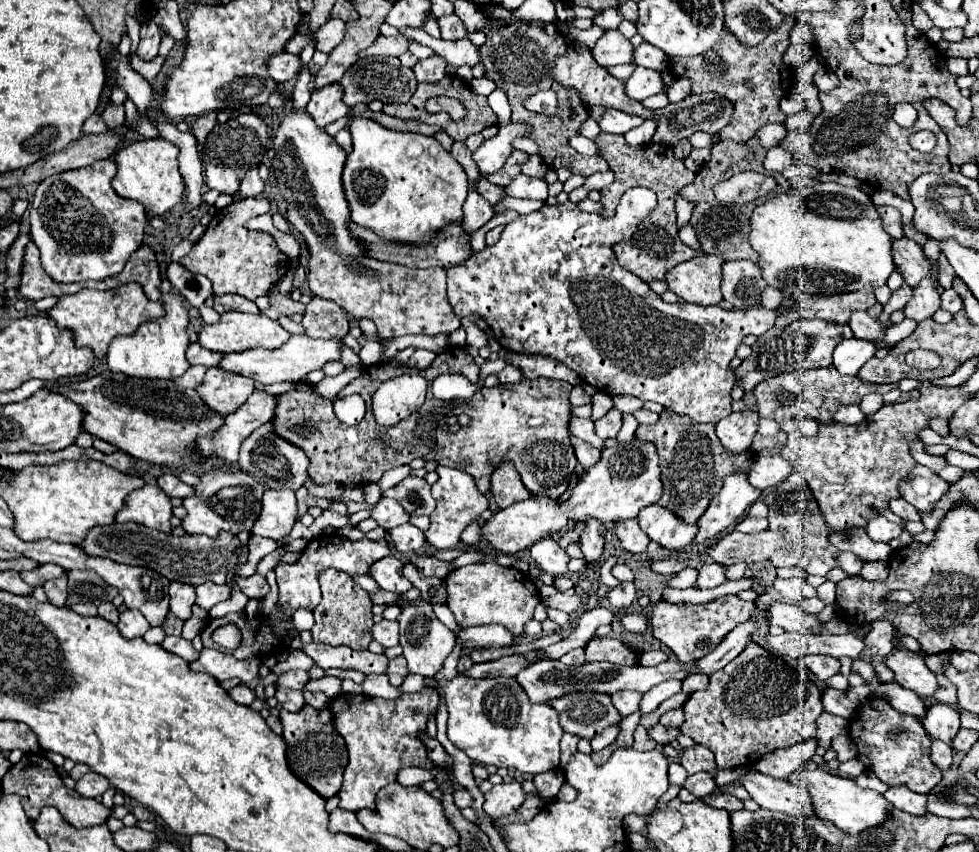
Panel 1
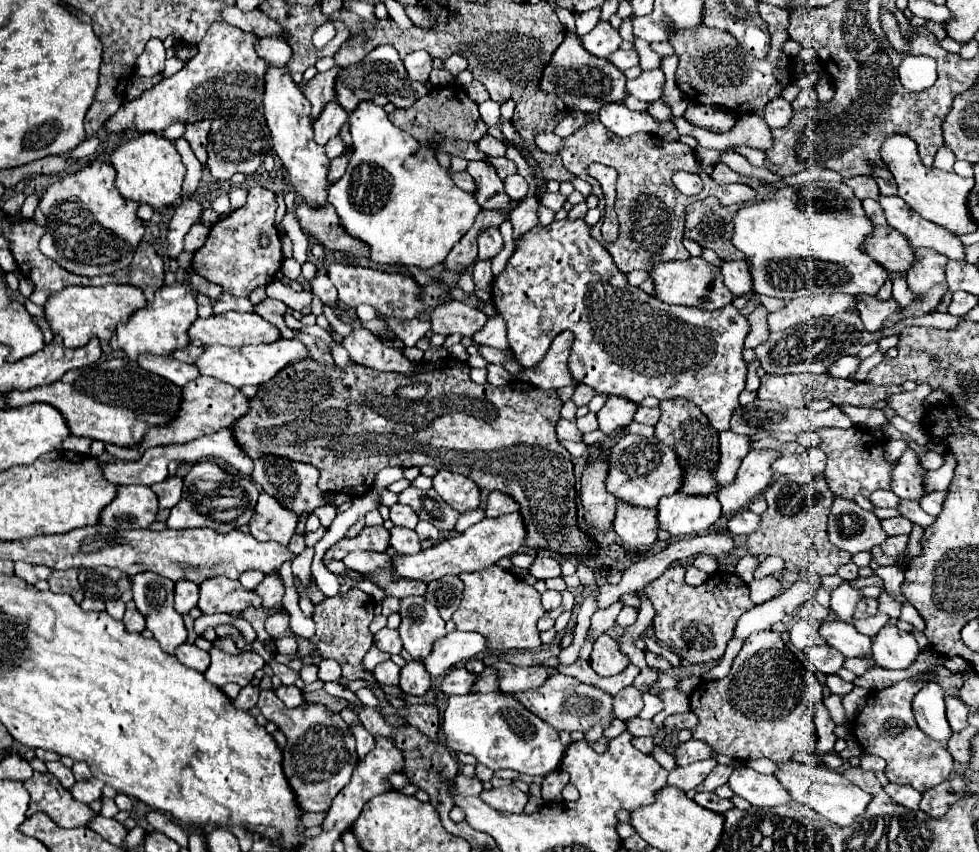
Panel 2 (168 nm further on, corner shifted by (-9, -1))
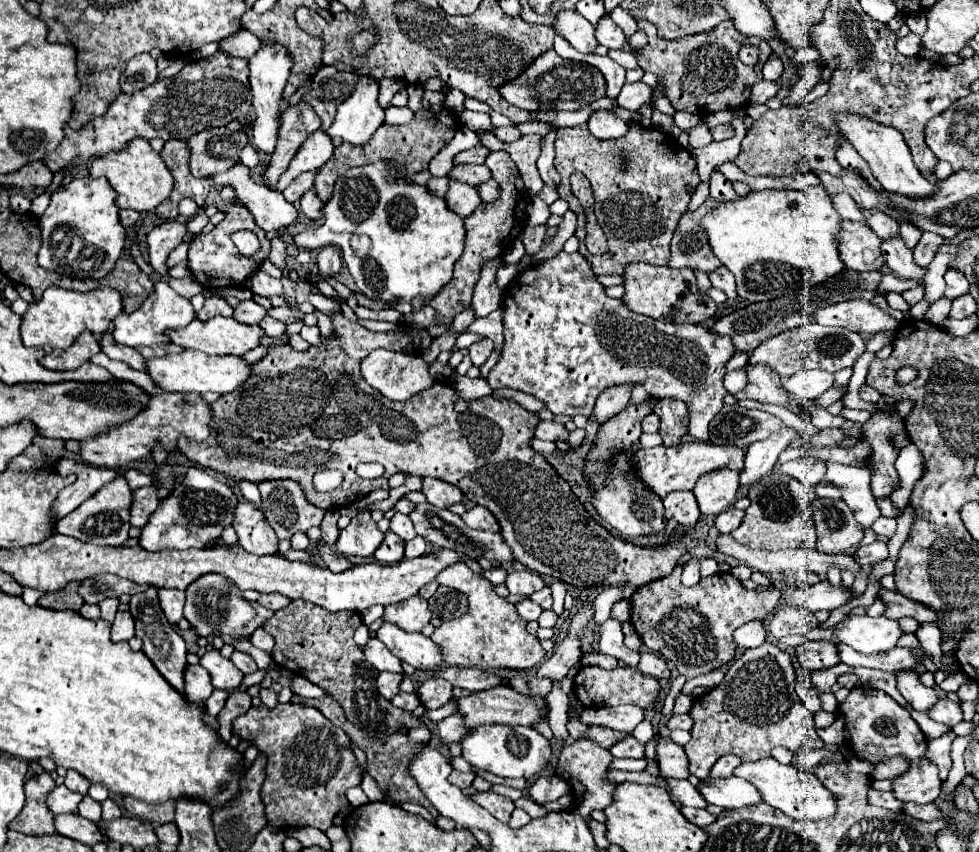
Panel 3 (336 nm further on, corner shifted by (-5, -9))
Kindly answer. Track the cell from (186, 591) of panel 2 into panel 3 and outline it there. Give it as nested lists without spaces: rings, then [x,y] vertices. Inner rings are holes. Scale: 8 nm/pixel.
[[[162,588],[162,590],[158,590],[158,596],[160,596],[160,606],[162,606],[164,616],[170,620],[170,624],[178,624],[184,618],[182,608],[186,602],[186,594],[182,590]]]

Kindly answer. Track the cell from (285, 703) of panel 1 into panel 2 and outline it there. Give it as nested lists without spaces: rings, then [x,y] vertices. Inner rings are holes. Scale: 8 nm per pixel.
[[[278,686],[276,690],[274,690],[274,694],[286,704],[286,706],[290,706],[290,708],[294,708],[294,706],[298,706],[298,704],[302,704],[304,702],[304,698],[302,698],[302,692],[296,688],[296,686]]]

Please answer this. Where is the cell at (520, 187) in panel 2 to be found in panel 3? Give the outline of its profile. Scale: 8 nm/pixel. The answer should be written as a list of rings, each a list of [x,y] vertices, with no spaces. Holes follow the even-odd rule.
[[[490,180],[482,186],[478,186],[478,192],[484,202],[496,202],[500,198],[500,184],[496,180]]]

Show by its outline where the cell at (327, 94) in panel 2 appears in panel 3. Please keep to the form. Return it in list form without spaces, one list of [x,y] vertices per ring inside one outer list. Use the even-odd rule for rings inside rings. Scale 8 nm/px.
[[[300,100],[296,106],[290,106],[282,112],[282,126],[280,126],[282,142],[278,142],[278,152],[274,152],[270,166],[264,172],[266,184],[276,188],[280,174],[286,172],[300,144],[306,140],[310,132],[318,130],[320,126],[322,126],[322,120],[306,100]]]

